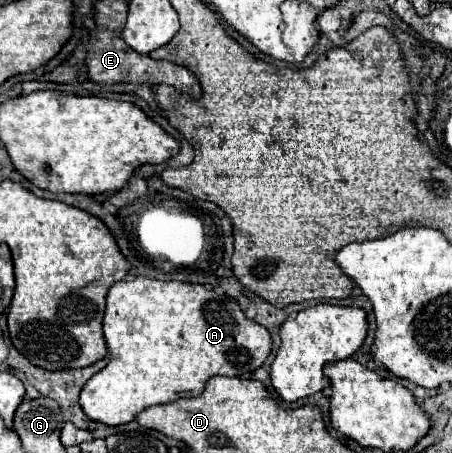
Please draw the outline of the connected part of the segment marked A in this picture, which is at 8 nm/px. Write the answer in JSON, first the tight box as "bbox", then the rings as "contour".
{"bbox":[80,276,272,426],"contour":[[[146,276],[122,280],[110,288],[106,298],[104,338],[112,358],[104,370],[86,382],[80,394],[80,404],[92,420],[108,426],[128,424],[142,410],[156,404],[174,402],[184,394],[202,394],[212,376],[220,374],[248,378],[264,364],[272,350],[270,332],[258,322],[248,320],[234,300],[224,300],[214,290],[206,290],[202,284],[162,282]]]}

